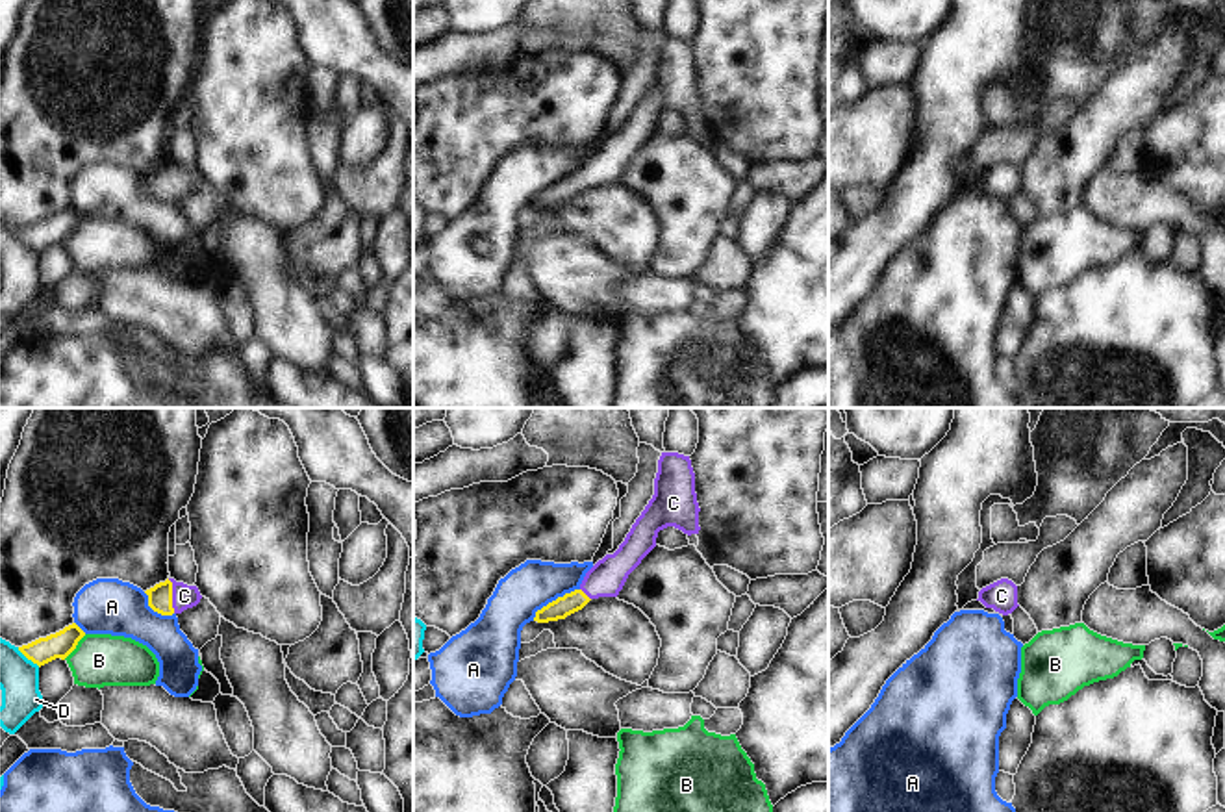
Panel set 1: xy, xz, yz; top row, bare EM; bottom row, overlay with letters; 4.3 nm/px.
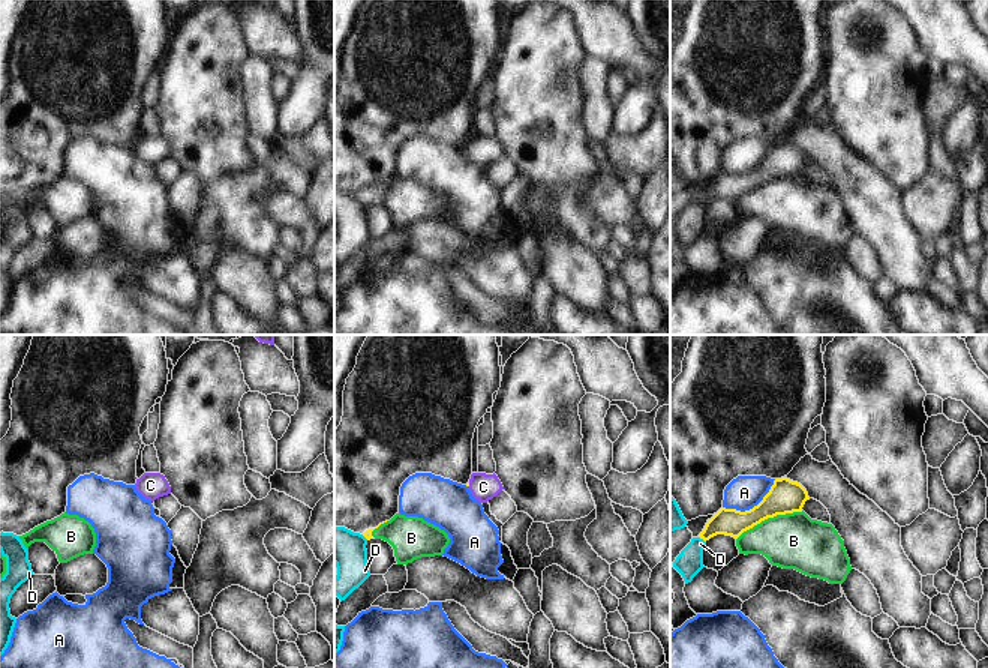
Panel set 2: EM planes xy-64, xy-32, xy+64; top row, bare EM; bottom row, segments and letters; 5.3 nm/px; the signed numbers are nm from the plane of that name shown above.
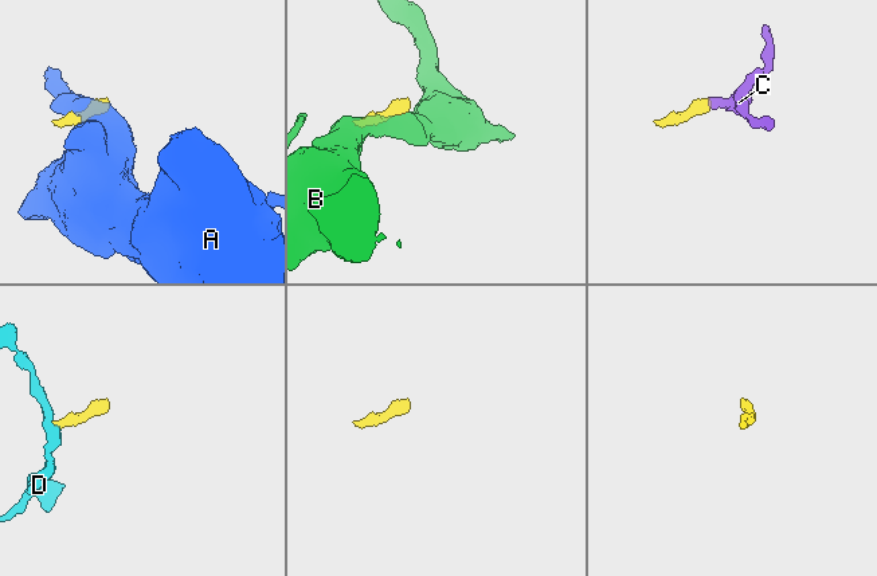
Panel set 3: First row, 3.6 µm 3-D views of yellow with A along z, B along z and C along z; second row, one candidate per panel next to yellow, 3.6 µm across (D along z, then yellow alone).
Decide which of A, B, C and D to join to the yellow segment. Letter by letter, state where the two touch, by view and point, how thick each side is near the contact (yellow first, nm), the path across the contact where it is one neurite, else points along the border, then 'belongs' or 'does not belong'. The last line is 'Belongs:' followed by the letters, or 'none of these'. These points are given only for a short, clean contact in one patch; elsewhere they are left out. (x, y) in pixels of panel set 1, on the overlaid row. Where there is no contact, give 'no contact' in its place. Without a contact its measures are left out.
A: contact xz (553, 601); calibres 90 and 200 nm; does not belong
B: contact xy (75, 647); calibres 120 and 220 nm; does not belong
C: contact xy (171, 596); calibres 110 and 100 nm; way xy (160, 597), (171, 596), (184, 596); belongs
D: contact xy (28, 659); calibres 120 and 180 nm; border xy (17, 647), (39, 666); does not belong
Belongs: C

